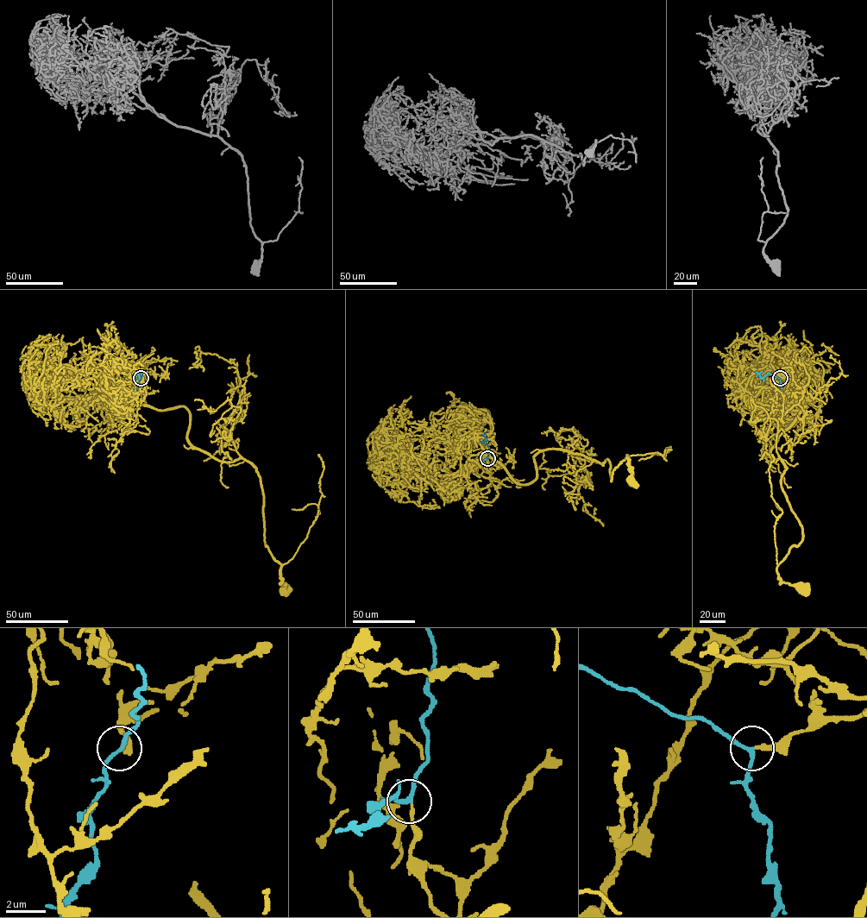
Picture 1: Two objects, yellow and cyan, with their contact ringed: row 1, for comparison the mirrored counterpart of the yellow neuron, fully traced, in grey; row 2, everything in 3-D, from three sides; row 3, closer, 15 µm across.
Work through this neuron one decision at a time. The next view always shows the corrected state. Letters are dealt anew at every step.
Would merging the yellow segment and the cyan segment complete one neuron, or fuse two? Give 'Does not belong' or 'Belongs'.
Belongs

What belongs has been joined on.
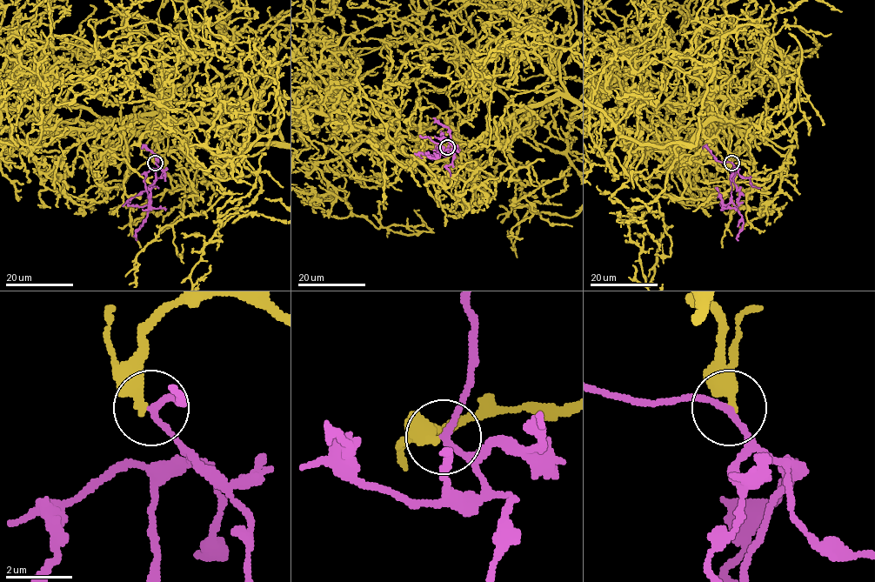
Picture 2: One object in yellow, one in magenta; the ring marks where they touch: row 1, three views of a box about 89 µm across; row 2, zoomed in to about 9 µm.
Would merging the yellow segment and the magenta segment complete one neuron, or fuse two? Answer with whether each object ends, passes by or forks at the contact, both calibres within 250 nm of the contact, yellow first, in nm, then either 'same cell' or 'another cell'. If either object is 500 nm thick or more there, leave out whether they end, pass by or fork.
yellow ends; magenta passes by; calibres 400 and 180 nm; same cell

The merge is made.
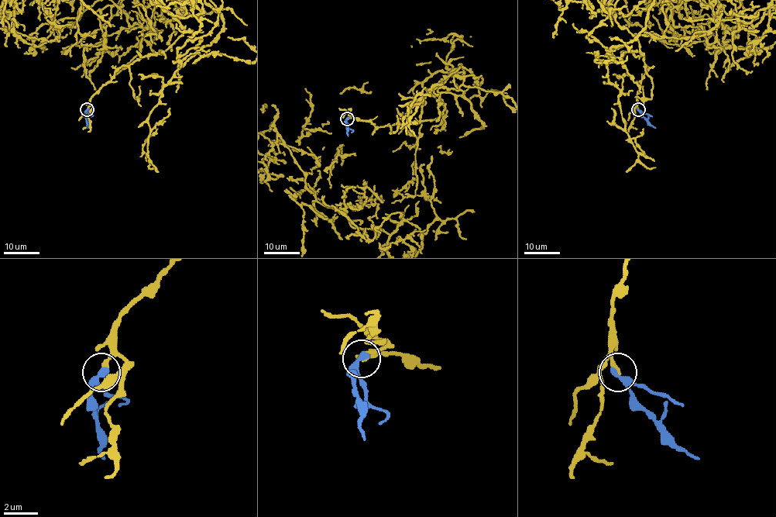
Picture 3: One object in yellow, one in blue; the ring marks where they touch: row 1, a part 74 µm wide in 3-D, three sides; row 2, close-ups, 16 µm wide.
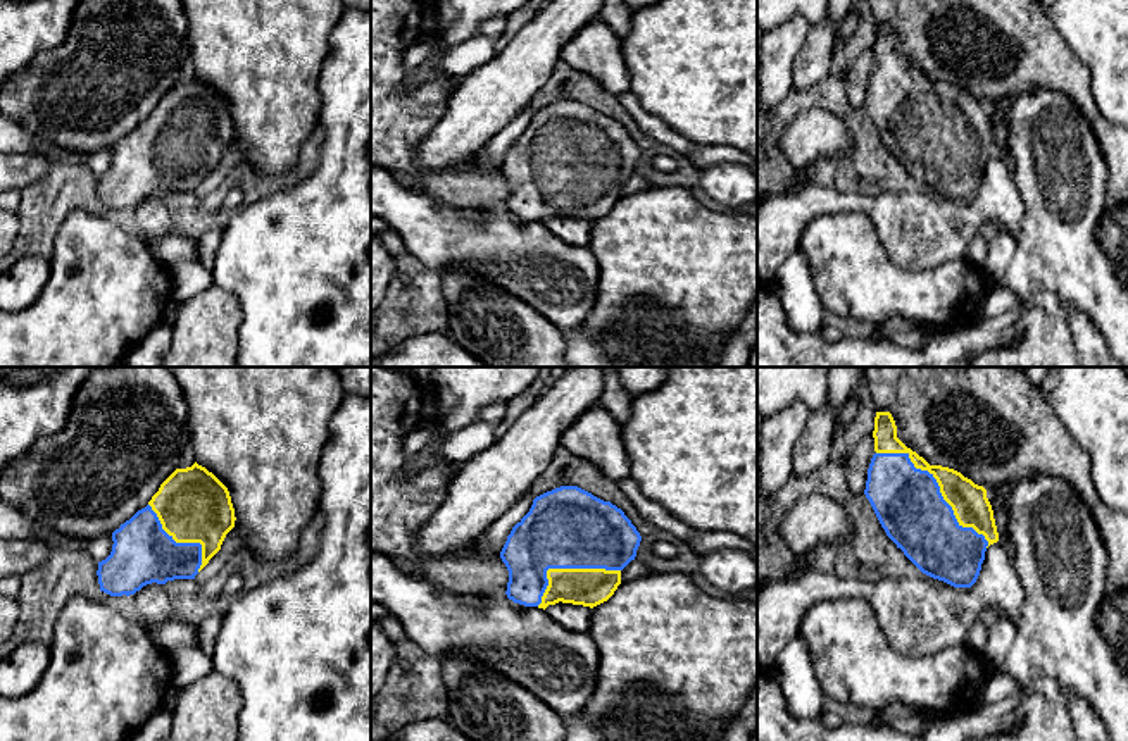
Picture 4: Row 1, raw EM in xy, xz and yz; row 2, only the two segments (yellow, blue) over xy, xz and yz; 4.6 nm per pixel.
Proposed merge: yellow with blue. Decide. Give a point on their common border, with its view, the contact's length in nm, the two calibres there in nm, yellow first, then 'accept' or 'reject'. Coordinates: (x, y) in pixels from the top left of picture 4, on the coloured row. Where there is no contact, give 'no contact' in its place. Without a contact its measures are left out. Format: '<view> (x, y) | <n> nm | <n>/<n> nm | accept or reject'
yz (940, 488) | 700 nm | 170/320 nm | accept

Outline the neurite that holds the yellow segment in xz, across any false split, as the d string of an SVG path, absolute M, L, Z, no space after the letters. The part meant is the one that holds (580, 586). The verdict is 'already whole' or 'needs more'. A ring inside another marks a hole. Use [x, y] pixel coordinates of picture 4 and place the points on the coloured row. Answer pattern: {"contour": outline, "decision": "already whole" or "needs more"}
{"contour": "M561 486L533 500L500 551L509 570L507 598L524 607L573 603L597 607L621 584L621 570L636 557L642 536L621 508L578 486Z", "decision": "needs more"}

